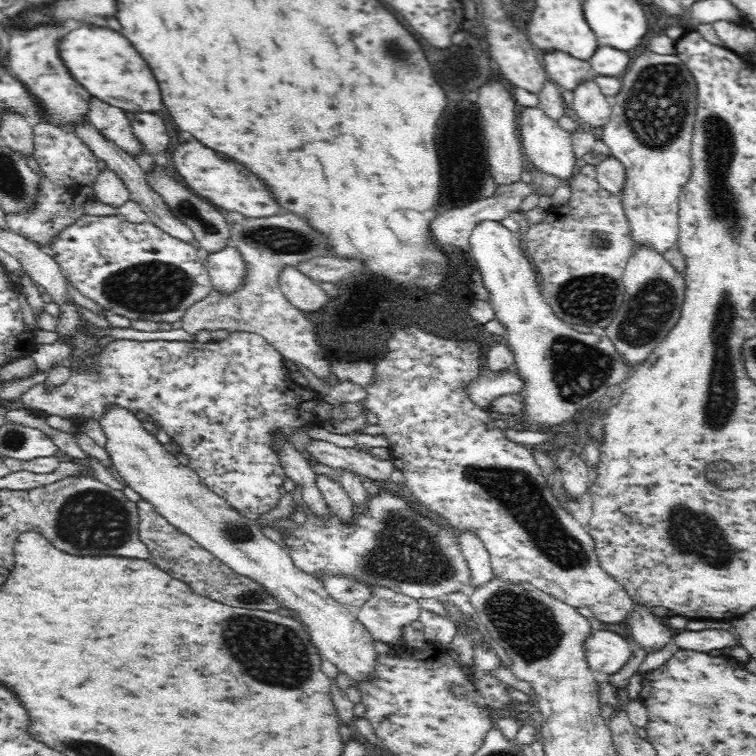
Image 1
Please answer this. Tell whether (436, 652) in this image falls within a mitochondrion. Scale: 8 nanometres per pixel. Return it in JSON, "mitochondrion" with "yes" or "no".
{"mitochondrion":"no"}

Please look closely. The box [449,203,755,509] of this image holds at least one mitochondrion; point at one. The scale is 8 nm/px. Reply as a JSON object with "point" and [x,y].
{"point":[720,402]}

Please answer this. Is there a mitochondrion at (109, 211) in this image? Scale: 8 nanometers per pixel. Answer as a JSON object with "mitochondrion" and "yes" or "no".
{"mitochondrion":"no"}

